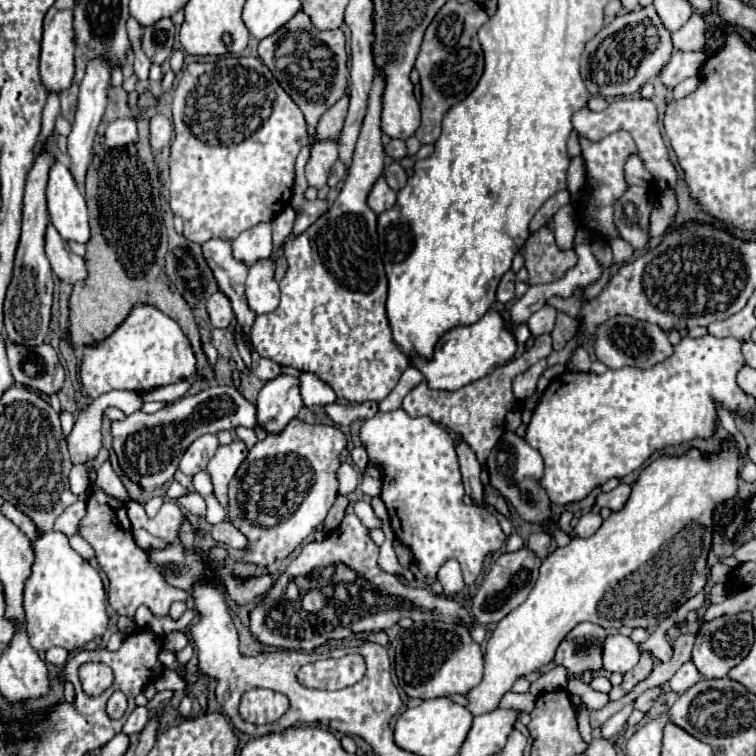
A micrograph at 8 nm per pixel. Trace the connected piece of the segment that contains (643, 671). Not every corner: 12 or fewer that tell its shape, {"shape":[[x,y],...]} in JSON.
{"shape":[[641,650],[639,662],[625,672],[623,684],[609,692],[619,700],[653,670],[653,654]]}

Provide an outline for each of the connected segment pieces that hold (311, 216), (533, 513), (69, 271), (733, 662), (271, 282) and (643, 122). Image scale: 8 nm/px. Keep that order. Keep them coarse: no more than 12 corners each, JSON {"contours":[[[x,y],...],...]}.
{"contours":[[[311,144],[300,151],[289,203],[295,210],[295,236],[327,210],[325,200],[309,202],[305,166]],[[507,430],[487,458],[493,486],[527,522],[549,526],[543,458]],[[51,224],[45,254],[51,270],[69,284],[85,280],[83,258],[65,246]],[[751,612],[699,628],[693,664],[725,678],[753,646]],[[269,258],[249,268],[245,296],[251,312],[277,308],[279,286]],[[623,98],[603,112],[587,106],[573,128],[597,142],[627,130],[657,192],[673,188],[669,162],[651,100]]]}

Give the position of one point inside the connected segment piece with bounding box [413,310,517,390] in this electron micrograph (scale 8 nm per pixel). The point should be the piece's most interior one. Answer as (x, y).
(466, 353)

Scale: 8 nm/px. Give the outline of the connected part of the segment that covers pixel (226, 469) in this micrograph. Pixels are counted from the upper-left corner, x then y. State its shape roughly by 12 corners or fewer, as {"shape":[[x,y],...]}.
{"shape":[[241,440],[219,446],[207,472],[215,498],[227,506],[227,484],[245,460]]}

